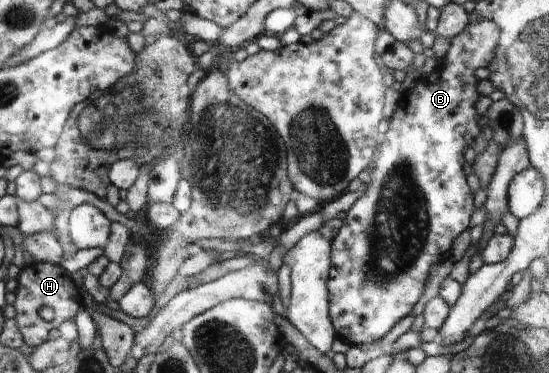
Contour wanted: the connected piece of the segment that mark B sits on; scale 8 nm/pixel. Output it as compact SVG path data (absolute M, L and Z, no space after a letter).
M488 19L469 23L456 37L451 39L445 59L445 67L439 66L431 74L419 77L416 85L403 93L400 103L389 119L388 130L382 135L380 151L372 165L372 181L366 186L364 195L361 195L358 201L346 212L346 219L343 220L338 235L331 241L331 264L328 276L330 319L338 338L345 344L347 341L350 341L352 346L358 345L358 343L376 342L380 337L384 337L402 317L406 317L412 311L412 305L416 305L420 301L420 297L424 293L424 285L428 281L430 269L434 265L440 265L442 261L446 261L446 255L450 255L452 243L454 243L454 237L458 237L464 229L470 227L468 223L470 223L470 215L474 211L474 197L472 197L472 191L466 183L465 171L467 166L462 153L470 143L488 143L481 134L482 127L478 126L479 115L476 113L475 103L481 95L477 91L479 79L475 75L478 68L487 68L491 61L495 59L500 36L501 30L495 21Z

